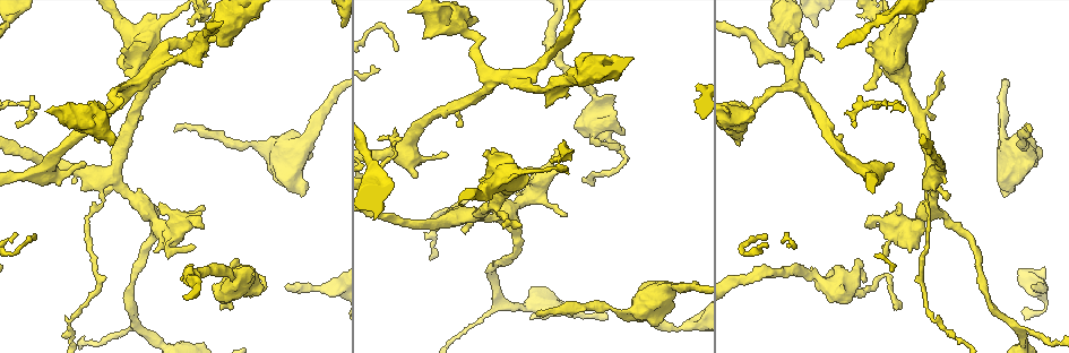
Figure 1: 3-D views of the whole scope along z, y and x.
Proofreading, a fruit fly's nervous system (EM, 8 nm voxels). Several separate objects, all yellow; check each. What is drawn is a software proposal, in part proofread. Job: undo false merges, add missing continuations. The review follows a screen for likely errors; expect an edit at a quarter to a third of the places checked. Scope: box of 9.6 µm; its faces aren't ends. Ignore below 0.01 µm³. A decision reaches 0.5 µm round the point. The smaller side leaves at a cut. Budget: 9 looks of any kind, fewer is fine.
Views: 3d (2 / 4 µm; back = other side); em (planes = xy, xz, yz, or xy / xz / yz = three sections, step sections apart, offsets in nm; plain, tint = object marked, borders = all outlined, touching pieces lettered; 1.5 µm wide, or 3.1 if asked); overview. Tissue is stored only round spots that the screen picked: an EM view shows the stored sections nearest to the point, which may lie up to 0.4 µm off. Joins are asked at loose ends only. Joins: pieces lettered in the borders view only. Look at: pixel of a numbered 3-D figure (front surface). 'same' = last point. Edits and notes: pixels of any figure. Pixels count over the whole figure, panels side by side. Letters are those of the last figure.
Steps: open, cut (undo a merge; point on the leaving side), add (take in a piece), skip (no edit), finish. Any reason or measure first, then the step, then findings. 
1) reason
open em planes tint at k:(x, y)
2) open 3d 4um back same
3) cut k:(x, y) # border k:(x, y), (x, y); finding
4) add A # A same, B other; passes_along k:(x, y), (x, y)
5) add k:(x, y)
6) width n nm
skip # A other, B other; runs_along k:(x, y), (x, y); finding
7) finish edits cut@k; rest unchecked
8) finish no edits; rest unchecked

narrows sharply
open 3d 2um at 1:(251, 144)

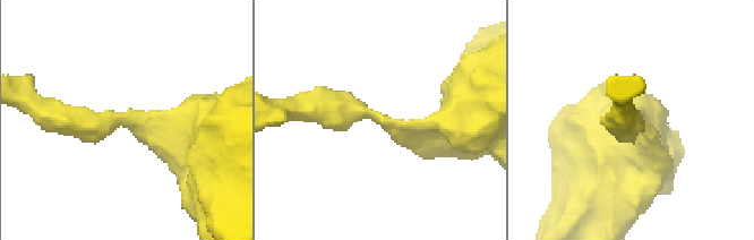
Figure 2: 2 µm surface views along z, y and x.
arm_widths 200, 500 nm
open em planes tint at 2:(115, 120)

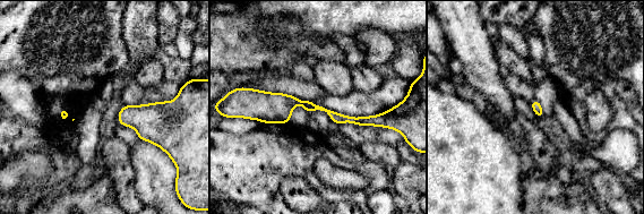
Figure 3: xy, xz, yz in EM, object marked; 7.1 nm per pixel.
open em planes borders same

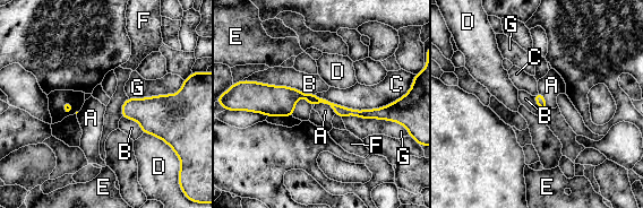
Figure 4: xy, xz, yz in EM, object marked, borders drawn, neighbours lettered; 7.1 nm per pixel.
longest_contact C 600 nm
skip # A other, B other, C other, D other, E other, F other, G other; all the same neuron

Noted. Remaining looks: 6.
branch stops here
open em planes plain at 1:(301, 196)

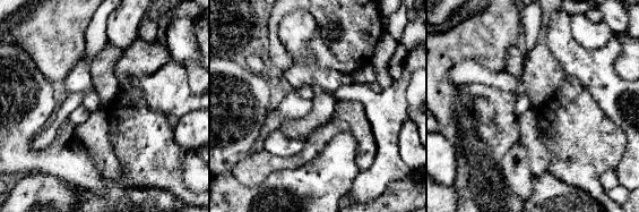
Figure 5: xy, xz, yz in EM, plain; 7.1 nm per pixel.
see the neighbours
open em planes borders same

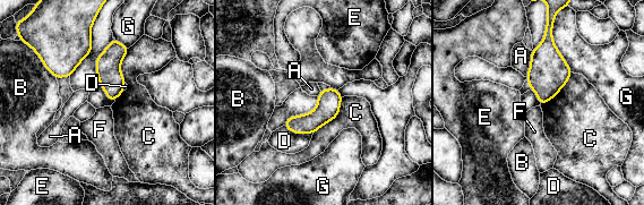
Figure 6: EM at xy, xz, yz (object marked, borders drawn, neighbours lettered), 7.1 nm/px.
skip # A other, B other, C other, D other, E other, F other, G other; border 6:(342, 97), (338, 113), (314, 134); none of them fits

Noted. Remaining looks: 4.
end of a long branch
open 3d 4um at 1:(1028, 130)

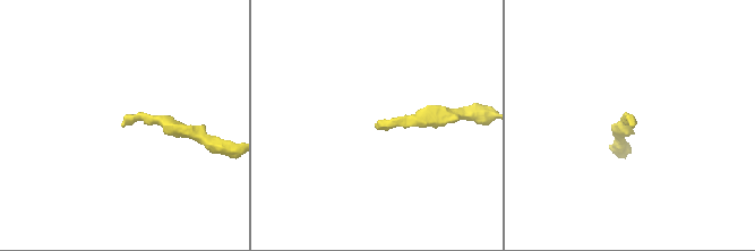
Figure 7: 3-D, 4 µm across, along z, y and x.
open em xy step 4 tint at 7:(123, 124)

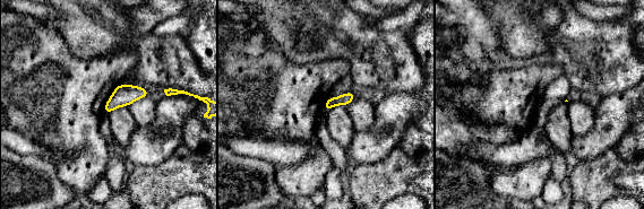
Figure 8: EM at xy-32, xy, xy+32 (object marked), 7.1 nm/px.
cut it another way
open em planes borders same

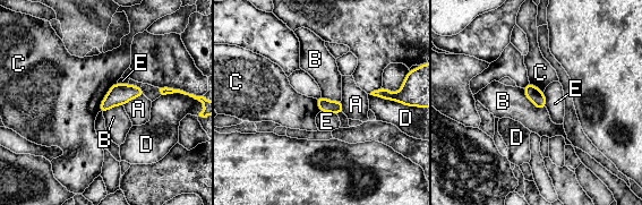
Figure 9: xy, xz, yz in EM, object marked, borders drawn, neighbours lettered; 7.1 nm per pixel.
skip # A other, B other, C other, D other, E other; border 9:(522, 88), (539, 109), (545, 108); no lettered piece goes on from it

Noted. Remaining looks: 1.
finish no edits; rest unchecked

